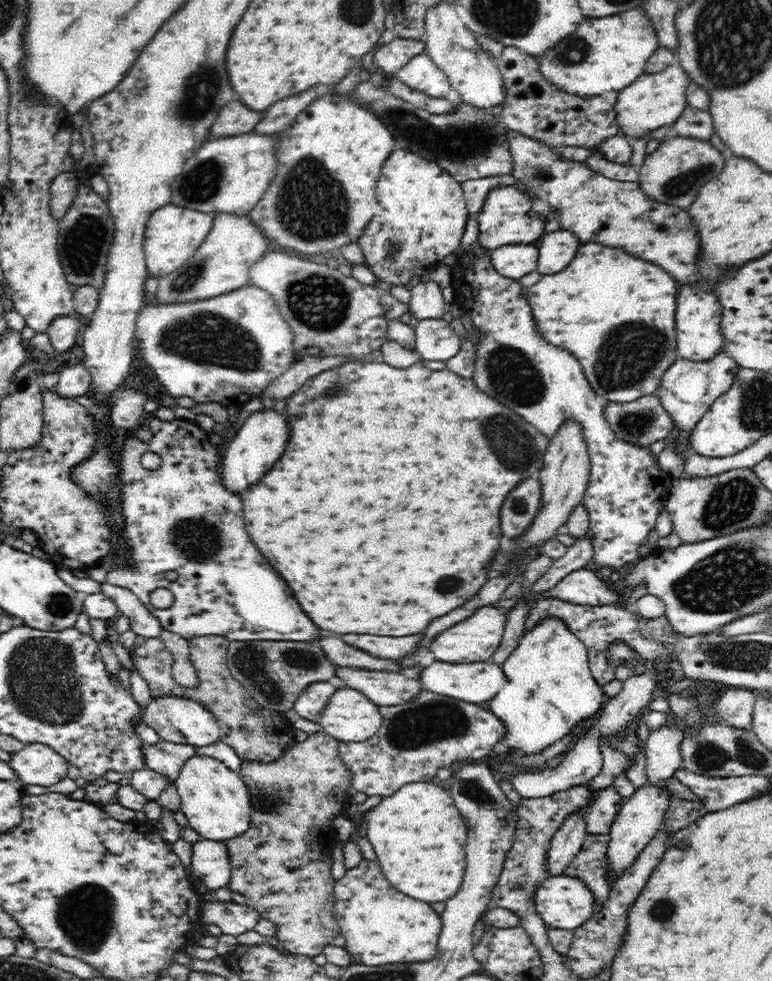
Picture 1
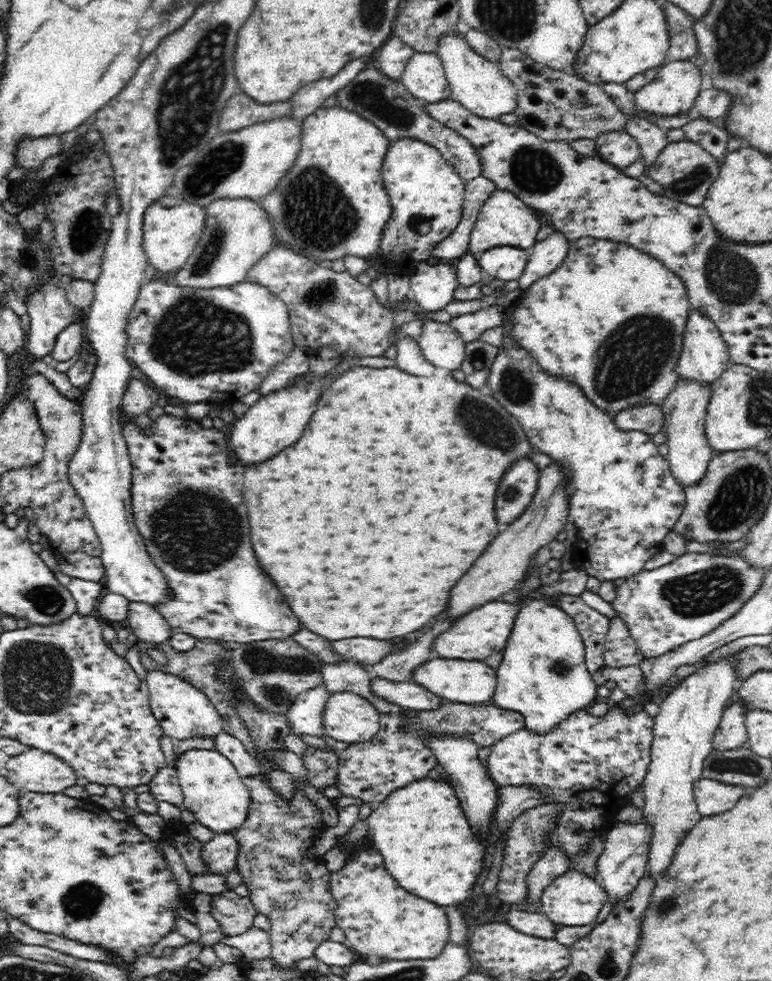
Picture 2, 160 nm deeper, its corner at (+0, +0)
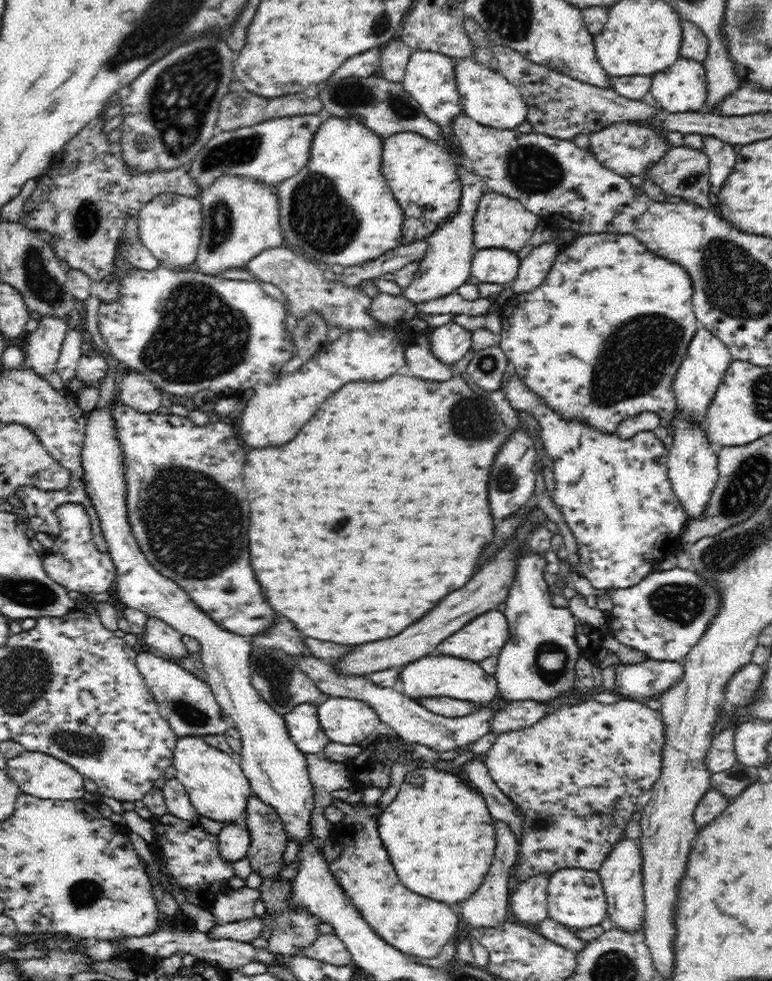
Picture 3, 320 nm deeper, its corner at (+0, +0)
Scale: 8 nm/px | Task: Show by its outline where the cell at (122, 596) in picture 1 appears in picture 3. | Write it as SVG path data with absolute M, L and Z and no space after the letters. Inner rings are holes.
M150 617L147 620L140 643L146 644L158 654L174 662L182 662L192 656L182 641L182 635L166 622Z

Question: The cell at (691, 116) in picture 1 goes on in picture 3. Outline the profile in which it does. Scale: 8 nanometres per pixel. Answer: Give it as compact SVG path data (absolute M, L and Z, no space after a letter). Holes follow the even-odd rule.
M703 135L704 151L709 159L710 185L709 208L714 210L718 216L721 216L720 194L722 188L726 186L730 174L734 172L734 166L737 162L737 153L734 147L723 140L713 136Z

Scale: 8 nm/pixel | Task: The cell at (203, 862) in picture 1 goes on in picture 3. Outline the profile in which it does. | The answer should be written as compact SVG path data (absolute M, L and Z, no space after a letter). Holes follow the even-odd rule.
M243 818L226 824L217 835L222 858L236 862L246 856L251 845L251 838Z

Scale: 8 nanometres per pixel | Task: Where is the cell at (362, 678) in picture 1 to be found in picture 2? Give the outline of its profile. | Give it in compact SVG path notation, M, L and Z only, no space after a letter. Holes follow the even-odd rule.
M373 677L371 687L376 696L412 711L438 710L440 706L446 704L444 698L432 694L412 680L391 682L384 678Z

